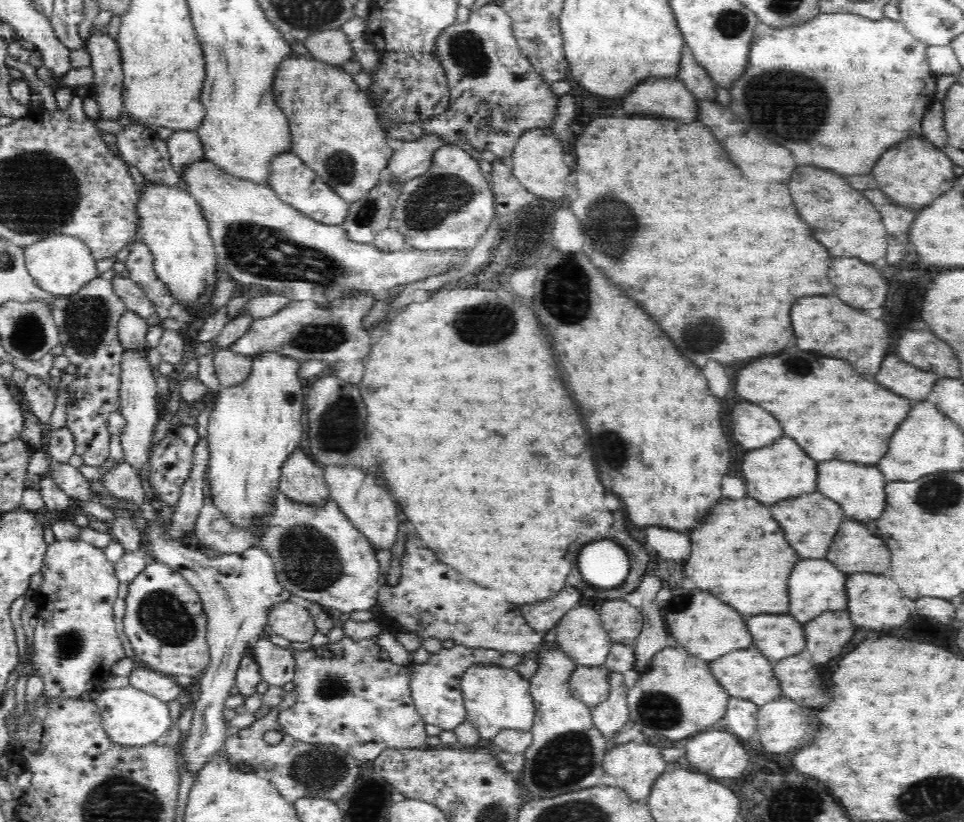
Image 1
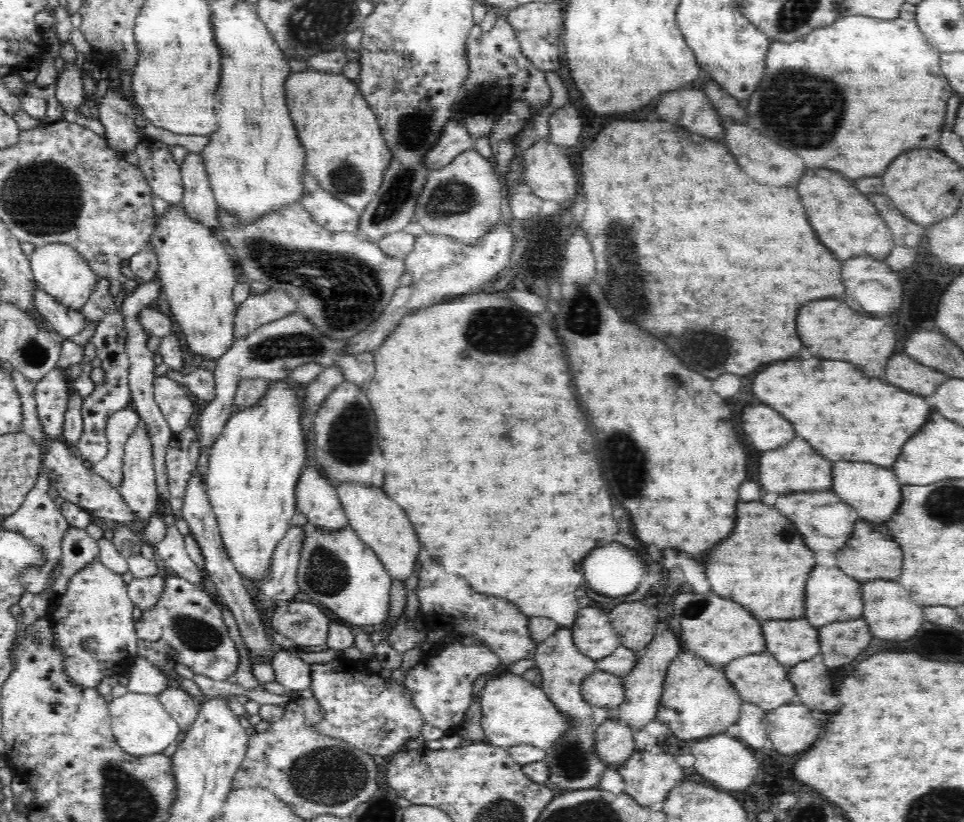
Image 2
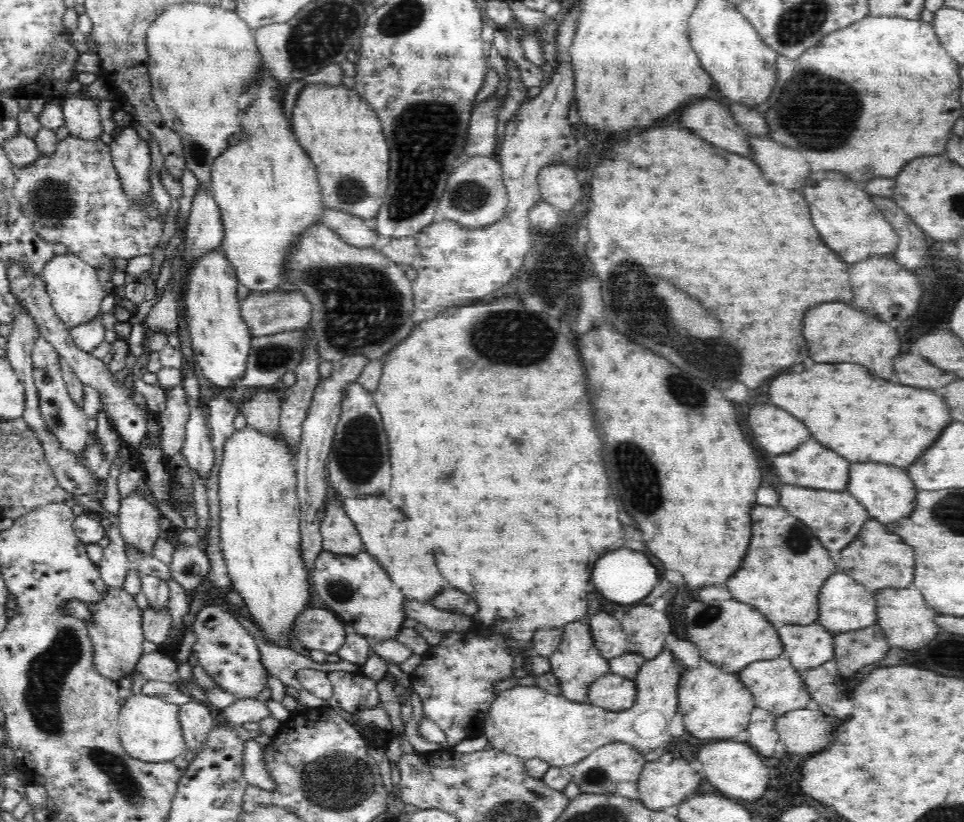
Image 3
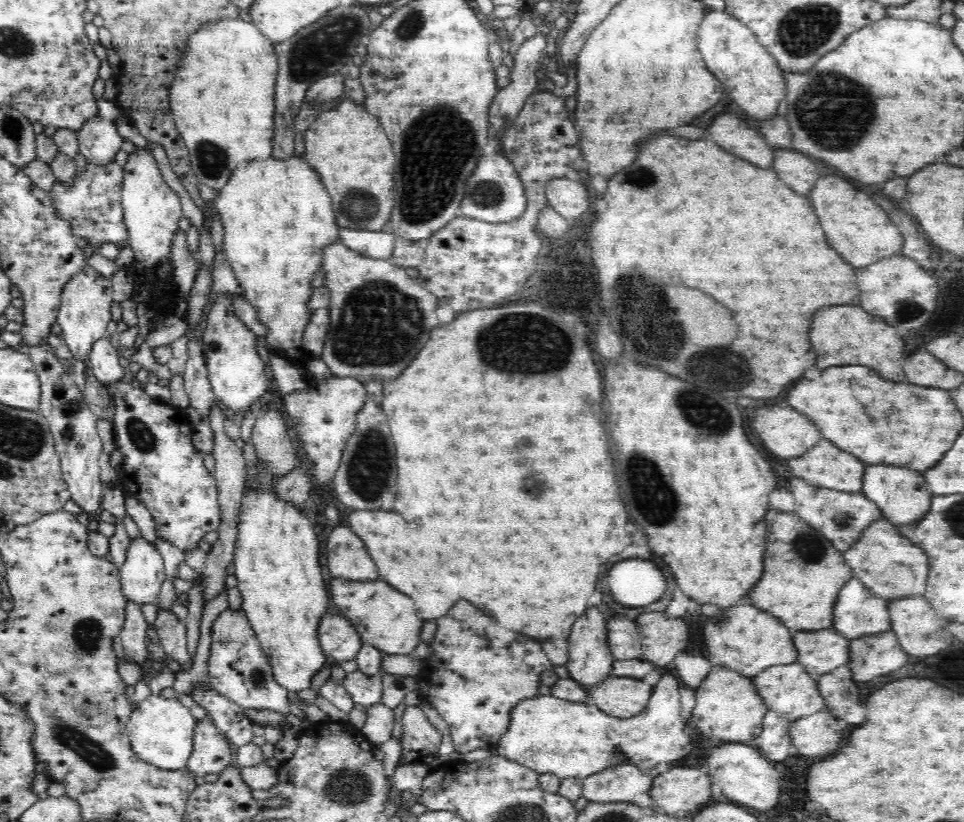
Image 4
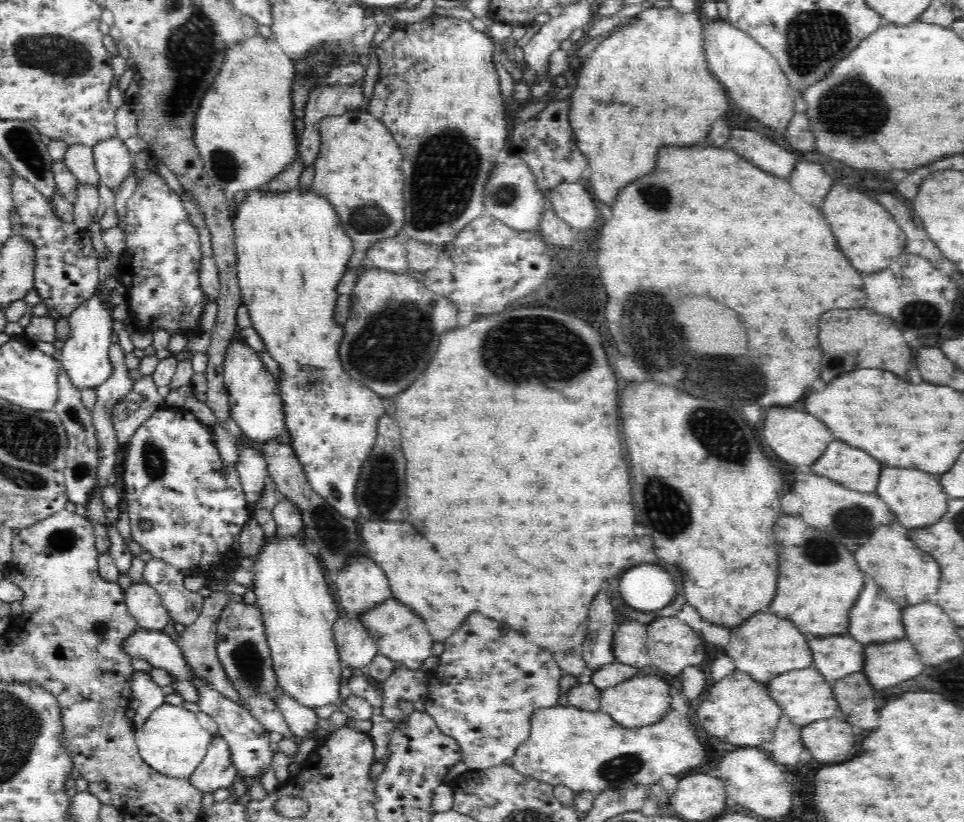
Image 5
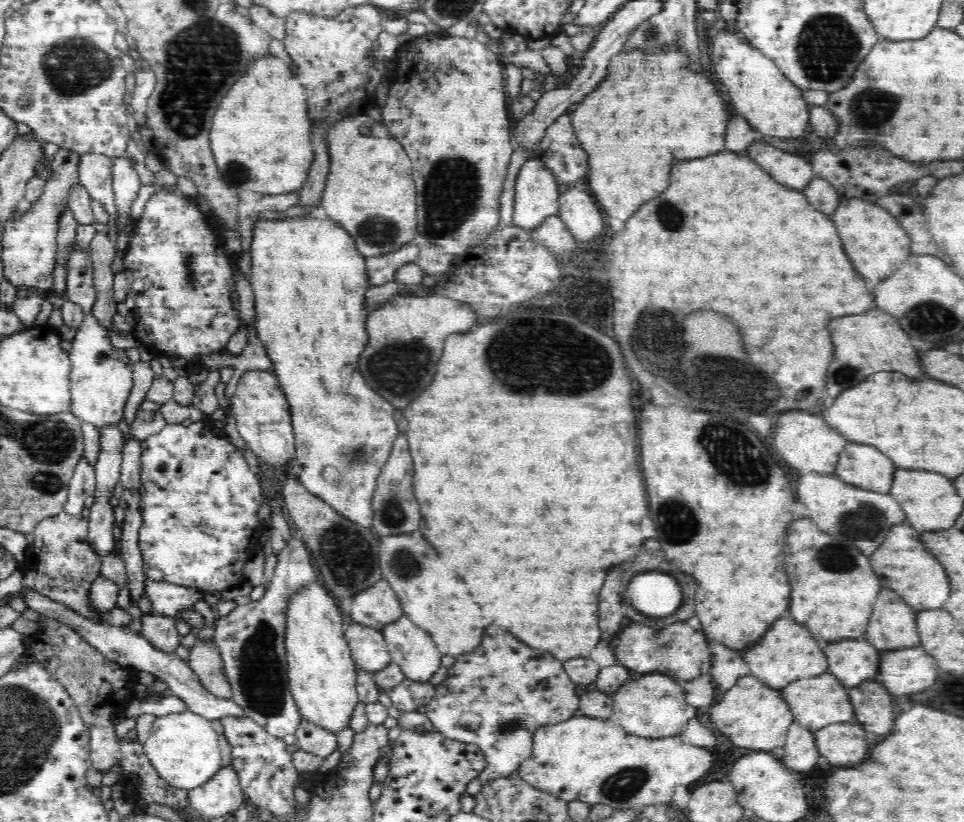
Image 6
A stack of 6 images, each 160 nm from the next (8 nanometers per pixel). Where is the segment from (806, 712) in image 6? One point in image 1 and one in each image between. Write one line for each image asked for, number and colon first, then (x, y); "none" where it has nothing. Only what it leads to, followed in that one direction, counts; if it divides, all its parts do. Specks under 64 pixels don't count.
1: (745, 673)
2: (759, 678)
3: (776, 686)
4: (788, 690)
5: (803, 696)

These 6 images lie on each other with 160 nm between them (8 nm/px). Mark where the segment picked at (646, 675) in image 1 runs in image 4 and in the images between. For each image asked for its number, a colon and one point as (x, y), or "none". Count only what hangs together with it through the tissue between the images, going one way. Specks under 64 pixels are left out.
2: (696, 700)
3: (714, 704)
4: (726, 704)

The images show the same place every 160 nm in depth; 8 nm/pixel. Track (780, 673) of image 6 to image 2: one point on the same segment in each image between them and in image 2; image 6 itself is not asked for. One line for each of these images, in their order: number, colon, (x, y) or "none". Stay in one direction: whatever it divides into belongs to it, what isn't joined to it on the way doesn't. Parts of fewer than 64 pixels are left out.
2: (711, 627)
3: (730, 636)
4: (744, 639)
5: (762, 645)

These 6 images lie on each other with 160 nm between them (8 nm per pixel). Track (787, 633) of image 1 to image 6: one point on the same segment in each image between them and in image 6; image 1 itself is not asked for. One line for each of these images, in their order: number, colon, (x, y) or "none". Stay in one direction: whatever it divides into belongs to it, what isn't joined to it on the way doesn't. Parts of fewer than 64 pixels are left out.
2: (789, 641)
3: (805, 646)
4: (819, 651)
5: (833, 656)
6: (851, 661)

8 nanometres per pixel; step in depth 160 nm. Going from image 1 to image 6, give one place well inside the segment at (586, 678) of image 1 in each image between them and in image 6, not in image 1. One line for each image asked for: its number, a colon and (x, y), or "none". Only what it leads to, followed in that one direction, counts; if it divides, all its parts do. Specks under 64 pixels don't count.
2: (603, 691)
3: (611, 692)
4: (622, 697)
5: (638, 701)
6: (653, 706)

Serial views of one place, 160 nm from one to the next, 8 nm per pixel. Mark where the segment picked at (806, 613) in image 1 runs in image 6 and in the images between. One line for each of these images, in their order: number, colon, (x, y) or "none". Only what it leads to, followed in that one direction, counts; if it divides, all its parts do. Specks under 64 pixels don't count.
2: (829, 594)
3: (843, 604)
4: (856, 611)
5: (873, 617)
6: (891, 624)

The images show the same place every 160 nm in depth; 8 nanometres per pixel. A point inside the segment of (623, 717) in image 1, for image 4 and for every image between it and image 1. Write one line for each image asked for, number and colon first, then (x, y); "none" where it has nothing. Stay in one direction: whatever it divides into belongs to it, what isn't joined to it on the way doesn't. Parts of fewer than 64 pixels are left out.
2: (615, 743)
3: (601, 771)
4: (621, 782)

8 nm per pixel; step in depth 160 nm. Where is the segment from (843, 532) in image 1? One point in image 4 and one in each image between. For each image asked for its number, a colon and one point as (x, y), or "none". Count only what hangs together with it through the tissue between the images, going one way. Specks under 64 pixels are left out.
2: (866, 554)
3: (875, 558)
4: (888, 564)

